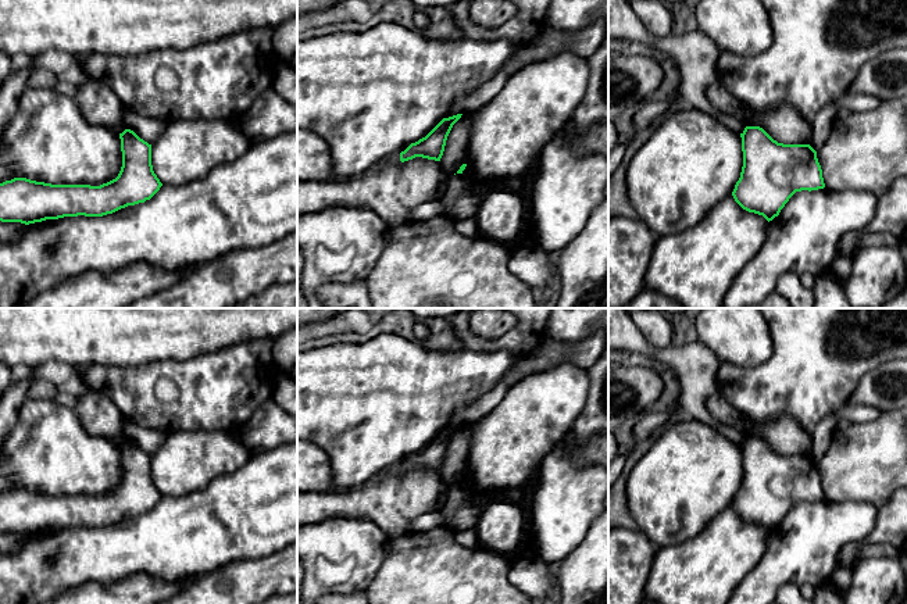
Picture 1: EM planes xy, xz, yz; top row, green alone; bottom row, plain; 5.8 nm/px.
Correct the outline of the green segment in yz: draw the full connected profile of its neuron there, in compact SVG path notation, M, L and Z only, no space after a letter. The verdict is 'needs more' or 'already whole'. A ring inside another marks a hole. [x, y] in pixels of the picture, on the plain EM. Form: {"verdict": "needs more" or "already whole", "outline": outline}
{"verdict": "already whole", "outline": "M746 437L740 448L743 478L732 507L743 521L769 533L796 503L825 498L810 455L778 454L760 437Z"}

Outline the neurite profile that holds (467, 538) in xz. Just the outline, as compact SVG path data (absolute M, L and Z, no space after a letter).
M465 529L461 532L454 533L454 540L457 544L465 547L465 548L475 548L478 547L478 537L474 529Z

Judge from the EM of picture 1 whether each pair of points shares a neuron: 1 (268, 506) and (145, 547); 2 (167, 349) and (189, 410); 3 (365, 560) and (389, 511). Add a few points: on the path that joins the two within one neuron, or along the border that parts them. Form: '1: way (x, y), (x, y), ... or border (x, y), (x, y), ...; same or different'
1: way (238, 517), (218, 518), (207, 529), (175, 542); same
2: border (203, 353), (186, 360), (150, 361), (139, 367); different
3: border (350, 517), (368, 518), (390, 536); different

